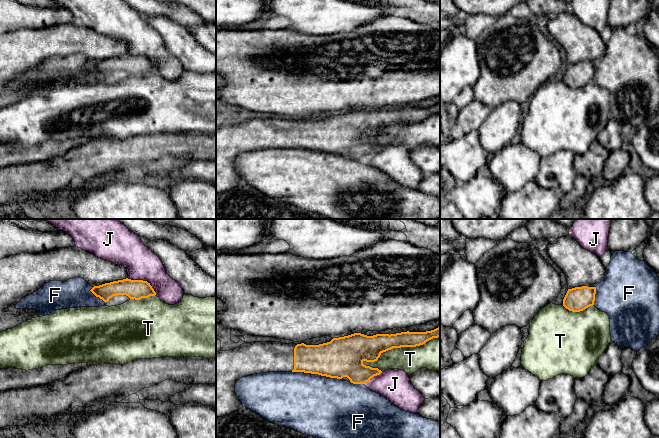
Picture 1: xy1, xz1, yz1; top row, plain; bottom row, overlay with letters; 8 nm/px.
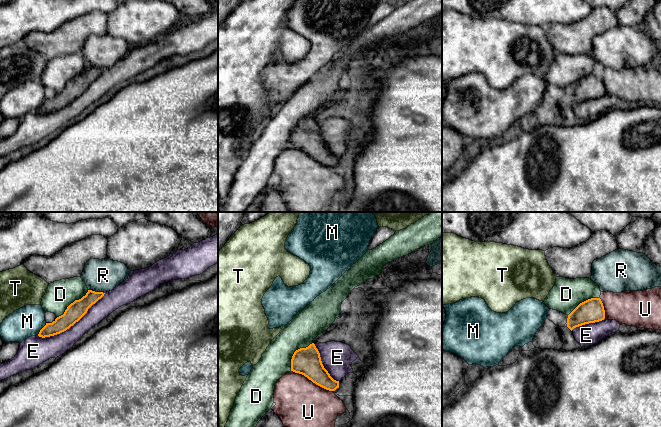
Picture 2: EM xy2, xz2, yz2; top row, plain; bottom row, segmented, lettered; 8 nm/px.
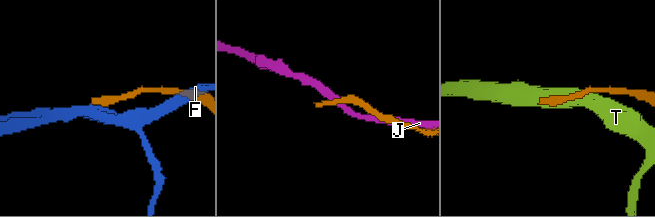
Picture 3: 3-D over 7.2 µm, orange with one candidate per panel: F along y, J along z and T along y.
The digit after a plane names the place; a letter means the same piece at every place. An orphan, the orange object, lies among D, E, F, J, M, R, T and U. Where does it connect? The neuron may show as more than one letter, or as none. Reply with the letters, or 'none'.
none

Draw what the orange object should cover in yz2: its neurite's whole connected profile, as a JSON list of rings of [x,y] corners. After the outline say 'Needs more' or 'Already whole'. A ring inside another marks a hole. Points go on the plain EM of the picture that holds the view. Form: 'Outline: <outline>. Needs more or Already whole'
Outline: [[[591,74],[580,79],[567,94],[567,103],[574,104],[605,95],[605,86],[600,74]]]. Already whole

